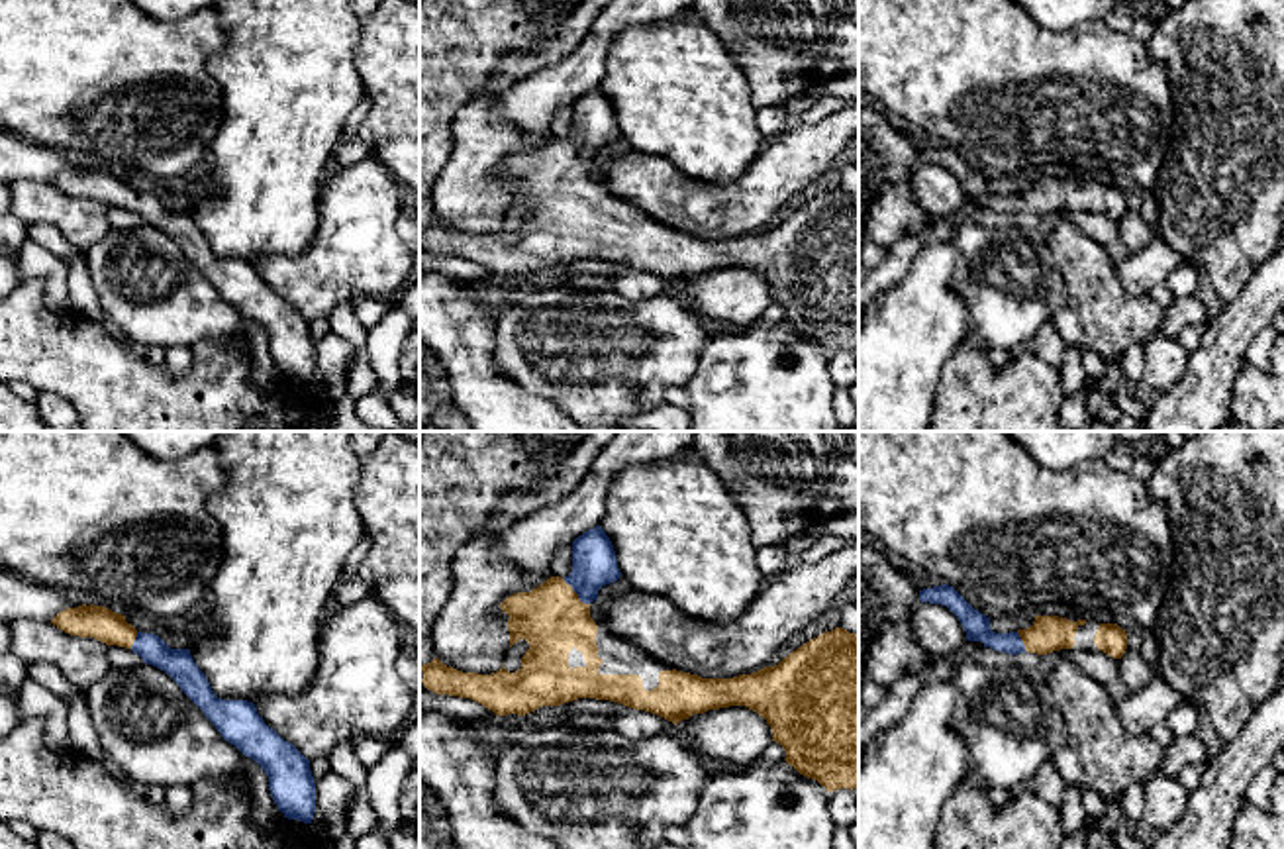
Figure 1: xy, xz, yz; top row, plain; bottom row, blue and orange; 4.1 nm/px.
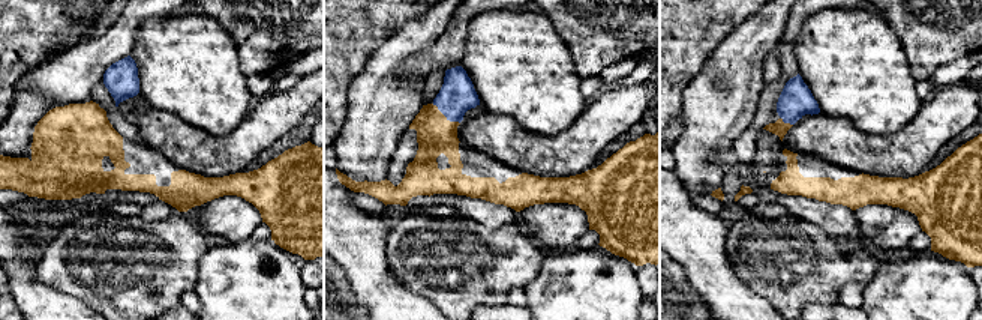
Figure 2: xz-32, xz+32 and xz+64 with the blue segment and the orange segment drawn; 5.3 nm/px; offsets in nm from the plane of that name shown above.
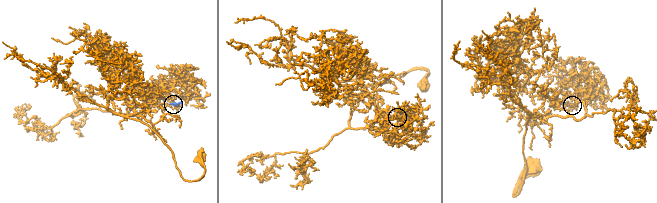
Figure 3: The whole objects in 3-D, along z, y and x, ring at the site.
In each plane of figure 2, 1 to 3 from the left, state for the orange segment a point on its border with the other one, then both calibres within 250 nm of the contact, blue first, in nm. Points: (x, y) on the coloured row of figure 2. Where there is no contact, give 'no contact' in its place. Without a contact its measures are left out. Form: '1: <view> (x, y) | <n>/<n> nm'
1: no contact
2: xz+32 (446, 116) | 190/200 nm
3: xz+64 (786, 122) | 180/80 nm

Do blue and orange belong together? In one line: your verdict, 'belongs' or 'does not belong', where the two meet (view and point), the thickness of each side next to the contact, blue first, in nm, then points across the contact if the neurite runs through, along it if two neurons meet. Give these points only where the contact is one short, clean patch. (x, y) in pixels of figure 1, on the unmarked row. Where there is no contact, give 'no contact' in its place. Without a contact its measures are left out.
belongs | xz (575, 151) | 190/280 nm | across xz (594, 126), (575, 151), (551, 179)

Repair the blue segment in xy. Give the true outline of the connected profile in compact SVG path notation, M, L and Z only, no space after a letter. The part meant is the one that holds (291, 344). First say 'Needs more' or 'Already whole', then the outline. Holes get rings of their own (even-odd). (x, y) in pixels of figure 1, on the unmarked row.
Needs more. M94 165L67 169L51 184L71 196L131 210L143 224L165 231L225 302L261 325L269 337L271 357L284 378L312 384L316 343L310 322L265 284L253 263L218 259L190 210L171 210L159 196L141 194L125 182L125 176Z

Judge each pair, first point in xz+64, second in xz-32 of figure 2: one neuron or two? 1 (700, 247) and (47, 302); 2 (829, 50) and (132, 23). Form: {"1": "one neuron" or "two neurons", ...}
{"1": "one neuron", "2": "two neurons"}

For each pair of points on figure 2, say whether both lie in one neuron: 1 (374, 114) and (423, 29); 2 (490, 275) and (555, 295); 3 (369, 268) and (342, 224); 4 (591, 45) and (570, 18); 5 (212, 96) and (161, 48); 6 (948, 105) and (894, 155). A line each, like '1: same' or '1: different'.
1: same
2: different
3: same
4: same
5: same
6: same

